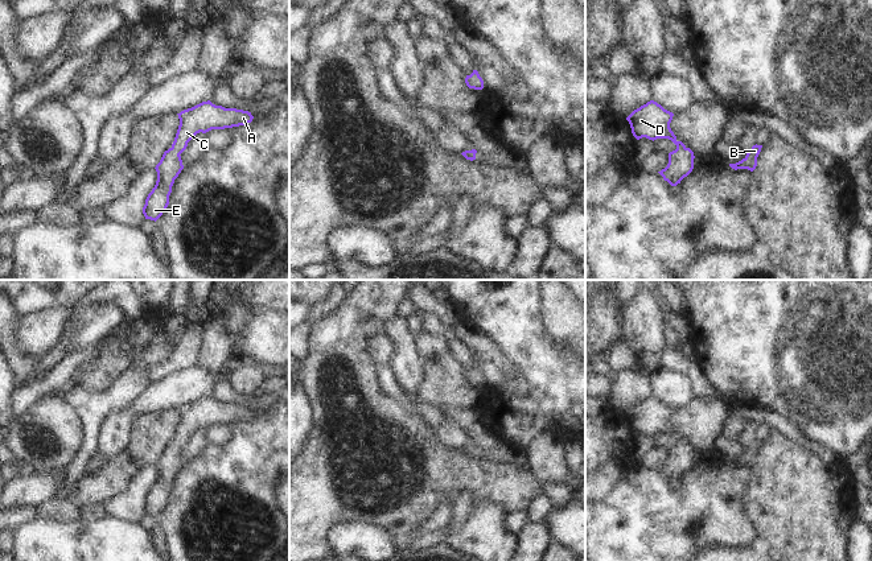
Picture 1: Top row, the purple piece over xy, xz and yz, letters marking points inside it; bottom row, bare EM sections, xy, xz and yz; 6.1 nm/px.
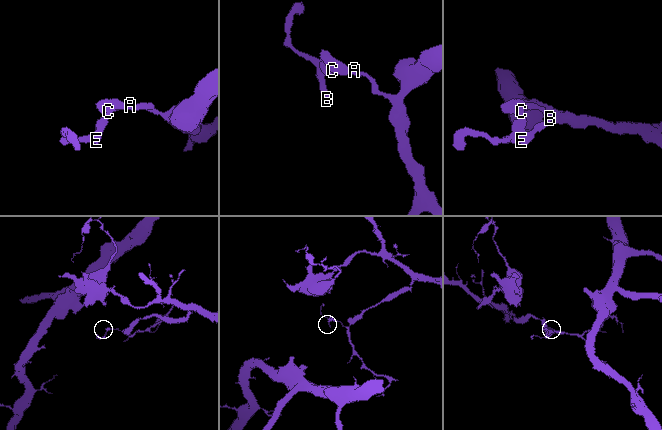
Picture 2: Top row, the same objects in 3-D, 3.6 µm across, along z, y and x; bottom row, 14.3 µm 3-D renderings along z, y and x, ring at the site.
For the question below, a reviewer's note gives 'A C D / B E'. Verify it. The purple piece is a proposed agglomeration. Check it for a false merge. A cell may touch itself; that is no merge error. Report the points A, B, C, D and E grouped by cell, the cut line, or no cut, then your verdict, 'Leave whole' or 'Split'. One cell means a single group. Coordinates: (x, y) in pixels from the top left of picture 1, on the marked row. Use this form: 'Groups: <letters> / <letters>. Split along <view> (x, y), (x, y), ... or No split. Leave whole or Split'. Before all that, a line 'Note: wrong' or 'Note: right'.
Note: wrong
Groups: A B C D E. No split. Leave whole.

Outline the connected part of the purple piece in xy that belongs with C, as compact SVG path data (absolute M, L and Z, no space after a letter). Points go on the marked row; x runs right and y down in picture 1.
M210 100L202 102L192 108L181 111L180 125L172 147L164 152L156 165L157 181L145 199L143 214L145 219L157 220L169 205L169 195L174 180L184 169L181 153L188 143L200 132L211 129L225 129L244 125L252 121L254 116L248 111L225 108L215 106Z

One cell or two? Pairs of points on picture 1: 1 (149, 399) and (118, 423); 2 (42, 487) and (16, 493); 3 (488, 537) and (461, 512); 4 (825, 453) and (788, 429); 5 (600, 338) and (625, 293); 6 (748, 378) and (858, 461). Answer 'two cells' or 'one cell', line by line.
1: two cells
2: one cell
3: two cells
4: one cell
5: two cells
6: two cells

